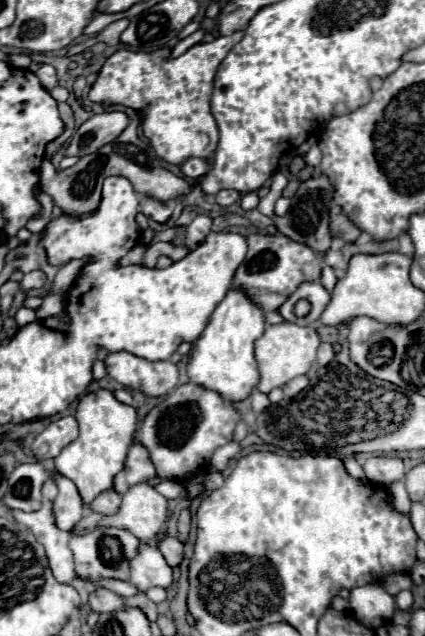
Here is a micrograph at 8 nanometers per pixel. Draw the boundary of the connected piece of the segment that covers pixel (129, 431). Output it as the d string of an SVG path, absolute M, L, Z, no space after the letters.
M98 389L94 393L86 393L76 407L74 413L80 435L76 441L66 445L60 455L54 459L56 471L70 481L76 483L78 493L82 495L84 503L88 505L94 501L94 497L106 489L112 487L114 475L124 467L124 459L128 453L128 447L134 441L134 431L138 425L138 417L134 407L120 403L112 391L108 389Z

